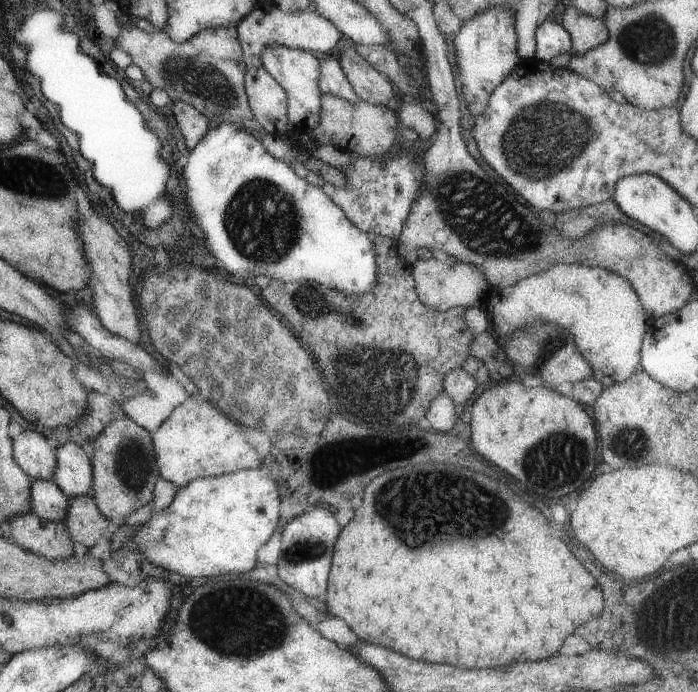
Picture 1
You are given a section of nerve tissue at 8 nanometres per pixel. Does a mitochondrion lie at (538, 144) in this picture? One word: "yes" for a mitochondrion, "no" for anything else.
yes

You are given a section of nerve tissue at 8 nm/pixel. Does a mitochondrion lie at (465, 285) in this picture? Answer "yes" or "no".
no

